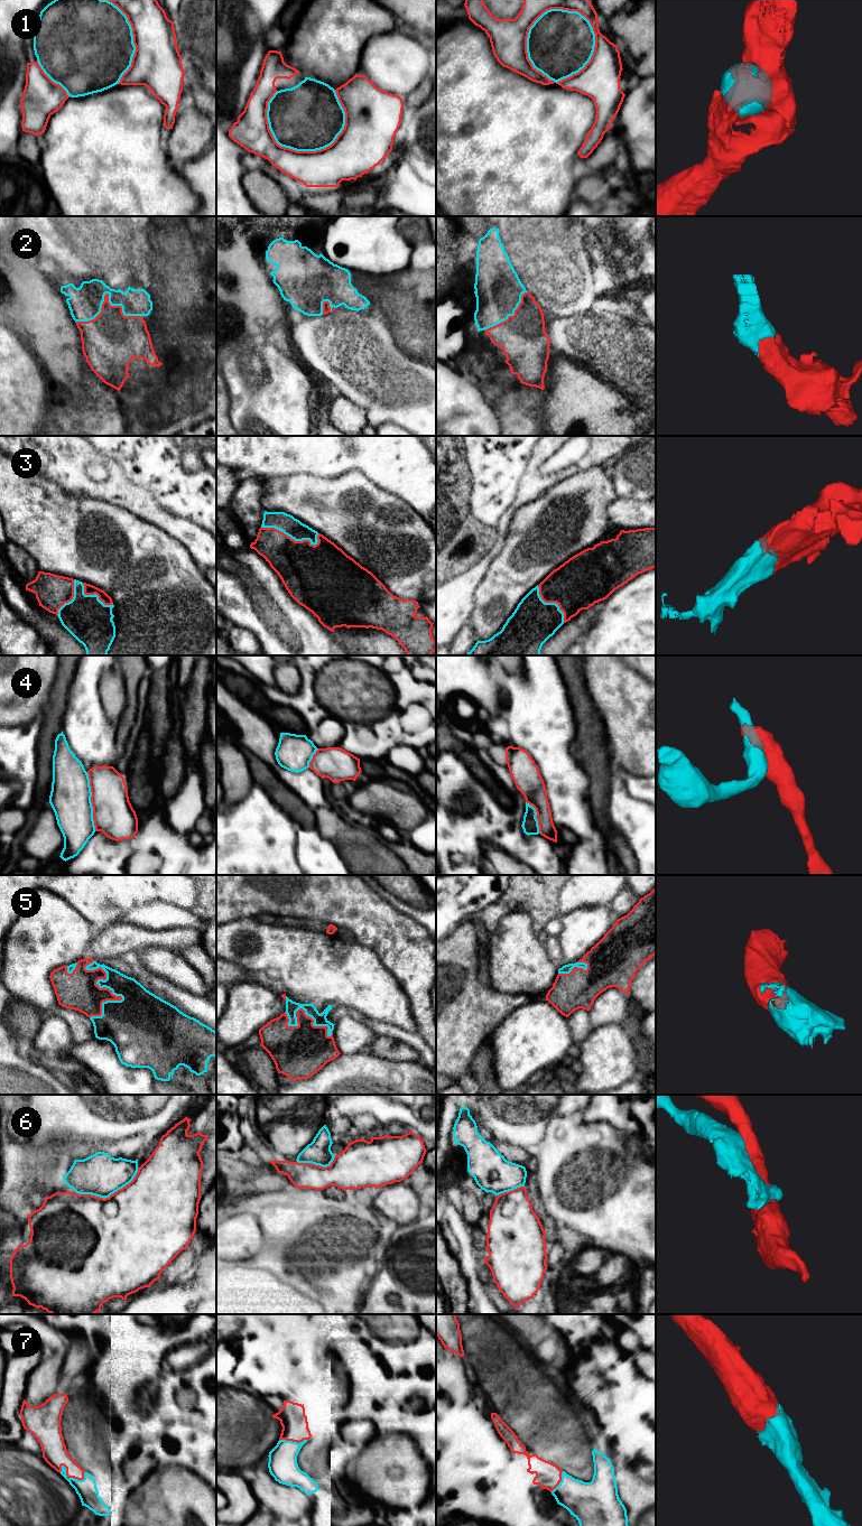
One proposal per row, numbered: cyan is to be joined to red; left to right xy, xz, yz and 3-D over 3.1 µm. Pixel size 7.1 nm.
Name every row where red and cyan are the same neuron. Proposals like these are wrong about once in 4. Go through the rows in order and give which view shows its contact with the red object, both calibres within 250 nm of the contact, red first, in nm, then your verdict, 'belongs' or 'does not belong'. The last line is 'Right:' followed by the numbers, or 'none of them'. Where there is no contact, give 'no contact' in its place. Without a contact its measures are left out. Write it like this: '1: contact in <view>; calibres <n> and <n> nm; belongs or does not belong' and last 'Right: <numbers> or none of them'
1: contact in yz; calibres 280 and 480 nm; belongs
2: contact in xy; calibres 280 and 240 nm; belongs
3: contact in xz; calibres 360 and 140 nm; belongs
4: contact in xy; calibres 300 and 300 nm; does not belong
5: contact in xy; calibres 280 and 280 nm; belongs
6: contact in xy; calibres 500 and 300 nm; does not belong
7: contact in xy; calibres 180 and 150 nm; belongs
Right: 1, 2, 3, 5, 7

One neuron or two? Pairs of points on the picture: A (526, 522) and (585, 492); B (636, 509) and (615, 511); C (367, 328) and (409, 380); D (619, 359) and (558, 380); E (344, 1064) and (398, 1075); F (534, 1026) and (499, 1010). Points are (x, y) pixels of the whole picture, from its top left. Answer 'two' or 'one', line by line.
A: one
B: one
C: one
D: two
E: one
F: two

